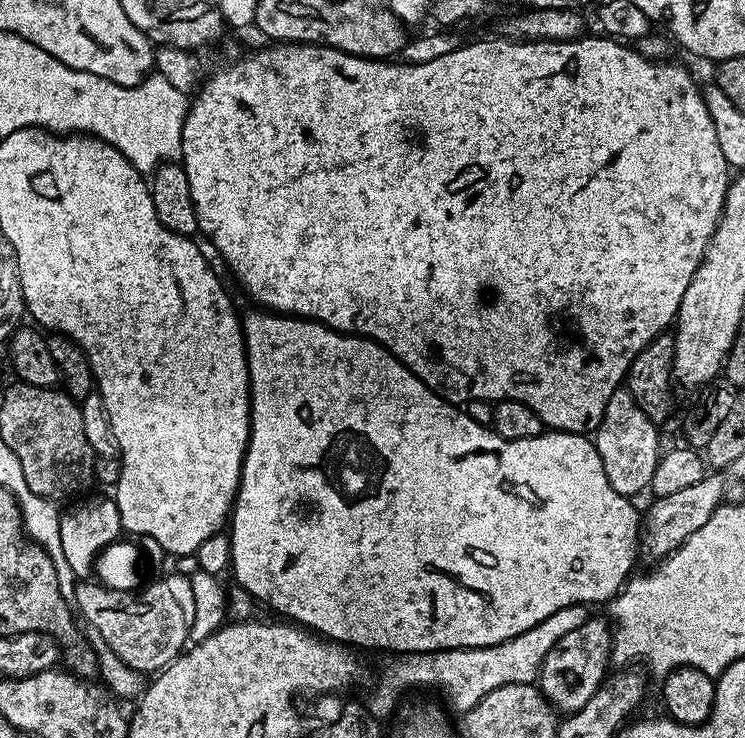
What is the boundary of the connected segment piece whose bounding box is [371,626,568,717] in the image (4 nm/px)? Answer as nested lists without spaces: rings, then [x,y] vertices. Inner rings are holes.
[[[564,626],[552,627],[531,628],[526,630],[526,634],[518,634],[518,638],[510,638],[506,642],[485,648],[451,648],[441,652],[385,655],[383,657],[385,660],[380,664],[380,681],[372,692],[371,707],[381,717],[388,716],[395,710],[400,695],[407,688],[438,686],[456,714],[463,714],[478,706],[478,702],[482,702],[482,698],[486,698],[490,690],[498,690],[498,686],[536,684],[546,654],[550,654],[558,638],[563,638],[568,632],[568,628]]]

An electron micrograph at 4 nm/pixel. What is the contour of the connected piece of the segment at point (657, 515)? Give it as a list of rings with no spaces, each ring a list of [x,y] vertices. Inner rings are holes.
[[[706,474],[702,482],[694,486],[683,488],[675,494],[655,497],[651,501],[653,504],[649,506],[648,513],[645,511],[642,516],[639,551],[643,555],[645,552],[652,562],[659,562],[684,545],[686,538],[690,538],[694,530],[700,529],[707,522],[719,504],[725,503],[724,491],[727,490],[728,484],[720,476],[723,475]]]

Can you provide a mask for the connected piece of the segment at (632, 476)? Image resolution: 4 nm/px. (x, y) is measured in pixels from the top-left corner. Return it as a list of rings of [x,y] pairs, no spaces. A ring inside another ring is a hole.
[[[621,386],[610,394],[610,402],[606,402],[606,410],[602,414],[602,422],[594,433],[594,443],[602,458],[602,470],[606,470],[606,478],[610,478],[610,486],[618,490],[618,494],[636,498],[640,491],[651,489],[656,461],[662,455],[658,425],[646,414],[642,414],[642,406],[634,402],[627,387]]]

